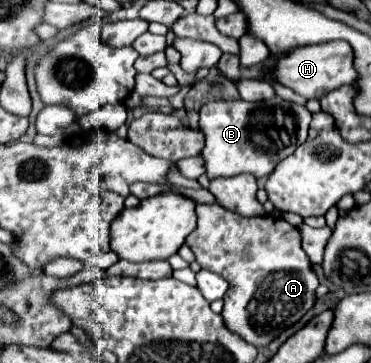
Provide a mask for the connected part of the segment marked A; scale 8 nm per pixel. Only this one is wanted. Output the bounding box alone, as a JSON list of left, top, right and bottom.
[186,203,318,347]

